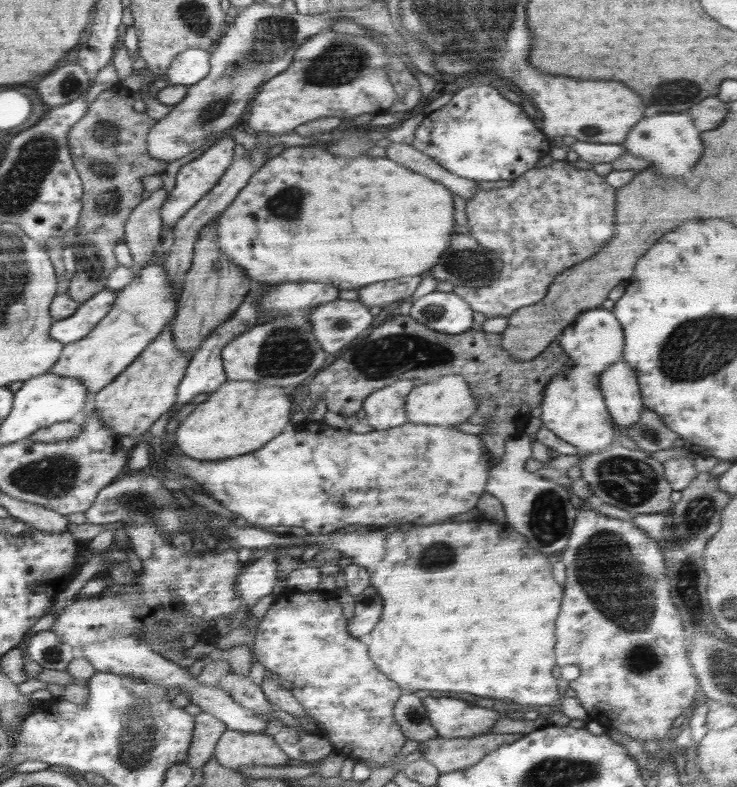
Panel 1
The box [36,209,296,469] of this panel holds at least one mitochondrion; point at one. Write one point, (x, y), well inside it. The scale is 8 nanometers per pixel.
(97, 267)

